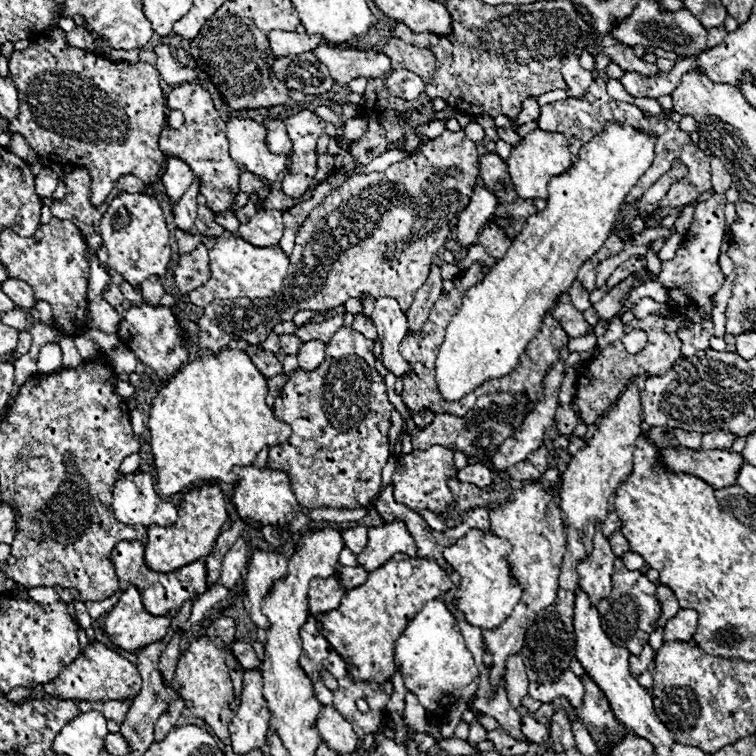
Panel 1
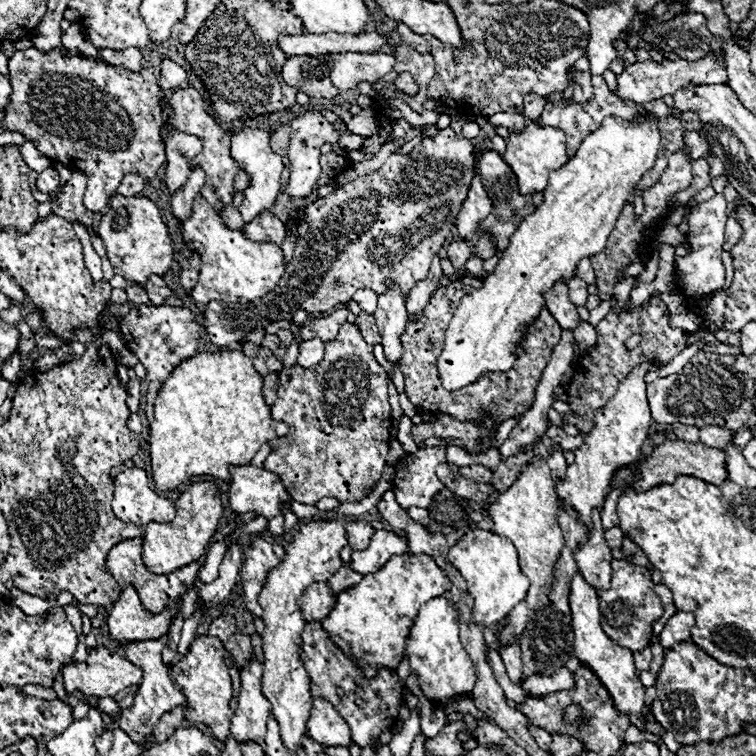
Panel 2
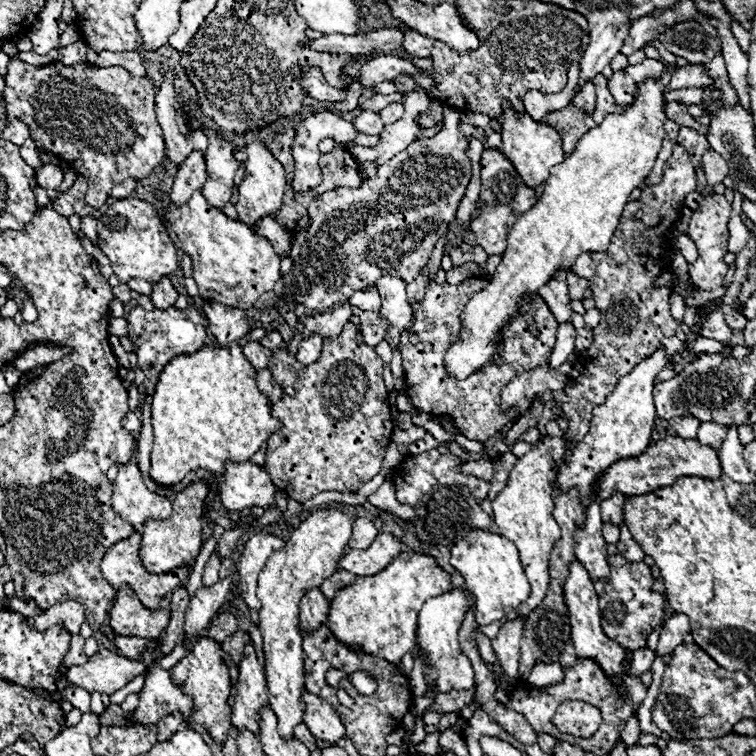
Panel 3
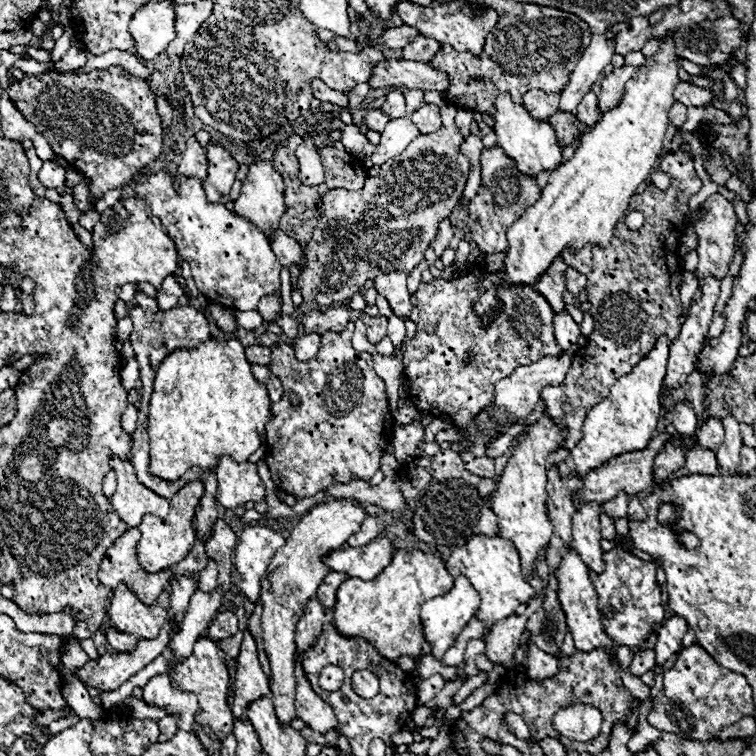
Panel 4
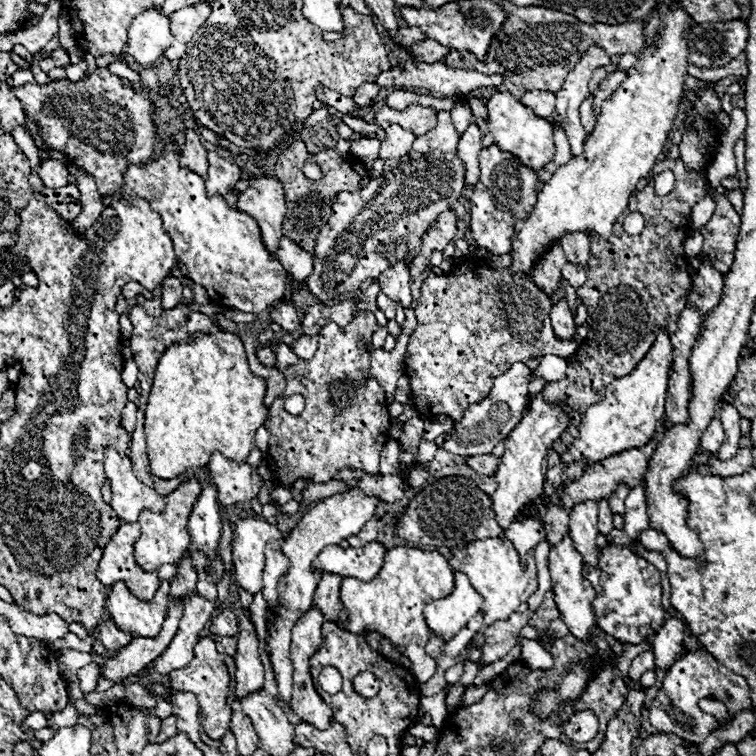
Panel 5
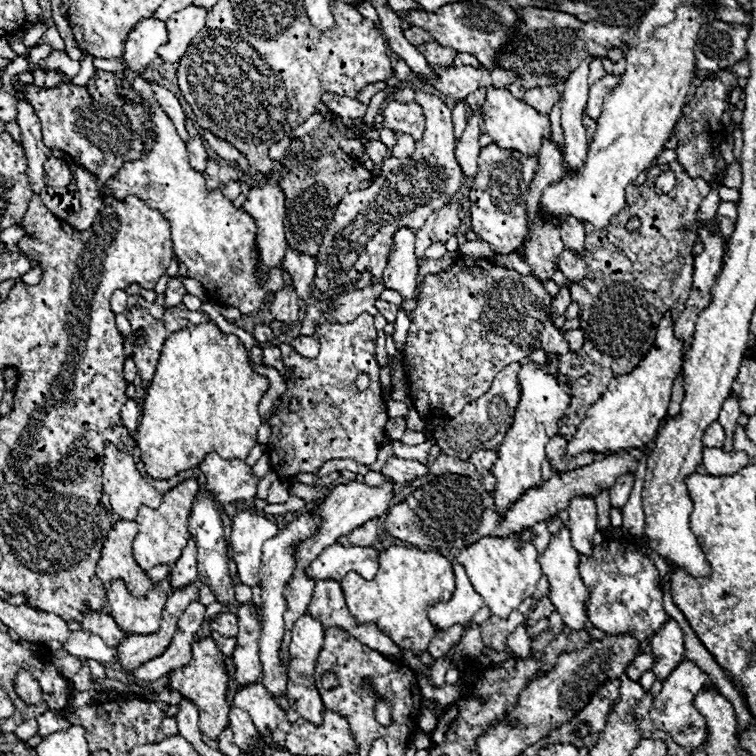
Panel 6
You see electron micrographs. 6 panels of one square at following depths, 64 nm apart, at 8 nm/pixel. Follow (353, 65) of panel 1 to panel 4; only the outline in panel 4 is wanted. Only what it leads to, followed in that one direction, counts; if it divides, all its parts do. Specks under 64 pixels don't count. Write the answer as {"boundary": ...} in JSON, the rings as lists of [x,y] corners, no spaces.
{"boundary":[[[384,60],[378,62],[372,70],[370,82],[372,88],[384,86],[406,86],[406,88],[422,88],[422,90],[438,90],[444,92],[448,88],[448,78],[440,70],[432,68],[424,62],[414,60]]]}

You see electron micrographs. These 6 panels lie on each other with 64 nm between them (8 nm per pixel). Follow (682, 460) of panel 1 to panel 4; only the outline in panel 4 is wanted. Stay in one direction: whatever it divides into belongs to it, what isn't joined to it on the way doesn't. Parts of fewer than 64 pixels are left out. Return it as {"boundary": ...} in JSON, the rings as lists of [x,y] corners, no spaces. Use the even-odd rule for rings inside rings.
{"boundary":[[[658,434],[656,438],[650,440],[650,446],[646,446],[644,450],[638,452],[630,452],[630,454],[622,454],[620,458],[612,458],[610,462],[602,464],[600,468],[592,470],[592,474],[588,474],[584,478],[584,488],[580,490],[578,498],[582,502],[606,502],[610,498],[616,496],[616,492],[626,492],[628,496],[632,494],[640,494],[640,492],[648,492],[650,488],[654,488],[654,458],[658,456],[658,452],[664,448],[664,444],[672,440],[670,434]],[[696,442],[686,450],[684,466],[678,468],[666,482],[676,480],[678,476],[690,476],[690,474],[704,474],[704,476],[718,476],[720,466],[716,462],[716,454],[712,450],[706,450],[704,446],[698,446]]]}

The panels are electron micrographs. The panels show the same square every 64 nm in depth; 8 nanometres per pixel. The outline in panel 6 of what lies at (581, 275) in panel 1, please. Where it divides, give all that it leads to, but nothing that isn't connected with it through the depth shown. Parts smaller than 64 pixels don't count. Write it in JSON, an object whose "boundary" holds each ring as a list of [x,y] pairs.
{"boundary":[[[568,218],[564,224],[562,224],[562,230],[560,230],[560,238],[564,242],[564,248],[566,250],[576,250],[584,256],[584,244],[586,244],[586,234],[584,234],[584,228],[580,222],[576,222],[574,218]]]}

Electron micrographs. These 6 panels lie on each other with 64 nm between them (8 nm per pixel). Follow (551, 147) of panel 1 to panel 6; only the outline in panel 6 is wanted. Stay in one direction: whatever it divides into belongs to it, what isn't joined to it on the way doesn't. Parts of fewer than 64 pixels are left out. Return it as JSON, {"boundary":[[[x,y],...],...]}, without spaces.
{"boundary":[[[494,86],[488,88],[486,102],[482,106],[482,118],[484,118],[484,132],[494,138],[494,144],[506,150],[518,150],[520,154],[534,156],[536,160],[542,140],[552,138],[548,116],[538,114],[532,106],[514,98],[506,88],[494,88]]]}

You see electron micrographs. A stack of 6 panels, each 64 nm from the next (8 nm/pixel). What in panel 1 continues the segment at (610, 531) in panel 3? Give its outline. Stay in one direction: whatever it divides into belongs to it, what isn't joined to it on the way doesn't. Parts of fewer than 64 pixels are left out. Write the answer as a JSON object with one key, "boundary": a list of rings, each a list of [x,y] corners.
{"boundary":[[[614,532],[614,534],[608,538],[608,542],[610,542],[610,546],[612,546],[612,552],[614,552],[618,558],[622,558],[622,554],[626,554],[626,552],[630,550],[628,540],[626,540],[620,532]]]}

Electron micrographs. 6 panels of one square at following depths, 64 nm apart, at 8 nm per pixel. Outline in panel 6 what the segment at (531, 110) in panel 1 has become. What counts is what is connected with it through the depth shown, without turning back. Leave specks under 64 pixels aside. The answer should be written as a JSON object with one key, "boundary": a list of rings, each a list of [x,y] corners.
{"boundary":[[[544,86],[544,88],[530,88],[524,94],[524,102],[528,106],[534,106],[534,110],[538,110],[540,114],[550,114],[550,110],[554,108],[554,104],[560,98],[560,90],[556,86]]]}

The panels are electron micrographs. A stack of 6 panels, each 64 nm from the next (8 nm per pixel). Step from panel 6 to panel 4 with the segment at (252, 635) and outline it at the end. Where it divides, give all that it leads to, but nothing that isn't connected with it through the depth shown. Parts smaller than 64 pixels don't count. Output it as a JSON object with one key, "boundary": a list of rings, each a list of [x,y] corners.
{"boundary":[[[244,630],[244,638],[240,644],[240,654],[236,658],[236,680],[234,680],[234,718],[244,718],[250,702],[270,694],[268,678],[262,672],[258,662],[256,642],[248,630]]]}

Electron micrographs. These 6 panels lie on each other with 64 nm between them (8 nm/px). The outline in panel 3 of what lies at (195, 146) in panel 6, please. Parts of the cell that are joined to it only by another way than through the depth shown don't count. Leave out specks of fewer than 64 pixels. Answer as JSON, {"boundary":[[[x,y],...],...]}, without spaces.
{"boundary":[[[194,152],[192,156],[186,158],[182,170],[176,174],[176,180],[172,184],[172,194],[170,200],[176,206],[182,206],[188,202],[194,190],[200,190],[206,182],[206,164],[202,152]]]}

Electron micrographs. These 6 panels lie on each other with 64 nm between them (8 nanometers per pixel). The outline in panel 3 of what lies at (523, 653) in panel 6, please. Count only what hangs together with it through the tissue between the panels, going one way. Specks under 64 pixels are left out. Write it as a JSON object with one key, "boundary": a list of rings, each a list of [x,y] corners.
{"boundary":[[[536,664],[526,680],[530,688],[546,688],[564,682],[564,668],[560,664]]]}

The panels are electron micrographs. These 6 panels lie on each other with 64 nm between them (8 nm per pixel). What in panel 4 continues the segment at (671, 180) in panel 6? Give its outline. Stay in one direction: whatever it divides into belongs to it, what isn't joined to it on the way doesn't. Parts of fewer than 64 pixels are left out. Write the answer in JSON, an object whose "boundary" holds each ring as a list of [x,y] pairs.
{"boundary":[[[656,168],[656,170],[652,172],[652,176],[650,176],[650,182],[652,182],[652,184],[657,188],[665,191],[671,184],[671,178],[669,174],[666,174]]]}

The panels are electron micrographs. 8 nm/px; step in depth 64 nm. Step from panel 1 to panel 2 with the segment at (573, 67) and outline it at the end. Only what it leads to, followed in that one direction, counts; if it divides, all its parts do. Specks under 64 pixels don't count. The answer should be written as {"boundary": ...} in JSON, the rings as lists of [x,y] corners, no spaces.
{"boundary":[[[578,72],[574,74],[574,94],[572,94],[572,100],[574,102],[588,102],[592,98],[592,82],[590,82],[592,74],[590,72]]]}

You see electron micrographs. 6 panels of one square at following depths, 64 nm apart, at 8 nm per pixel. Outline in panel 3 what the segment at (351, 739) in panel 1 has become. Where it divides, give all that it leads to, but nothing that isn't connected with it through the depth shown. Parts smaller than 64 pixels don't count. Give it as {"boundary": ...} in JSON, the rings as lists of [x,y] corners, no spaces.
{"boundary":[[[304,690],[302,702],[306,704],[306,714],[304,714],[304,724],[308,726],[310,734],[316,740],[324,740],[330,744],[336,744],[338,740],[346,738],[346,728],[342,726],[340,716],[336,710],[324,702],[320,696],[314,696]]]}

